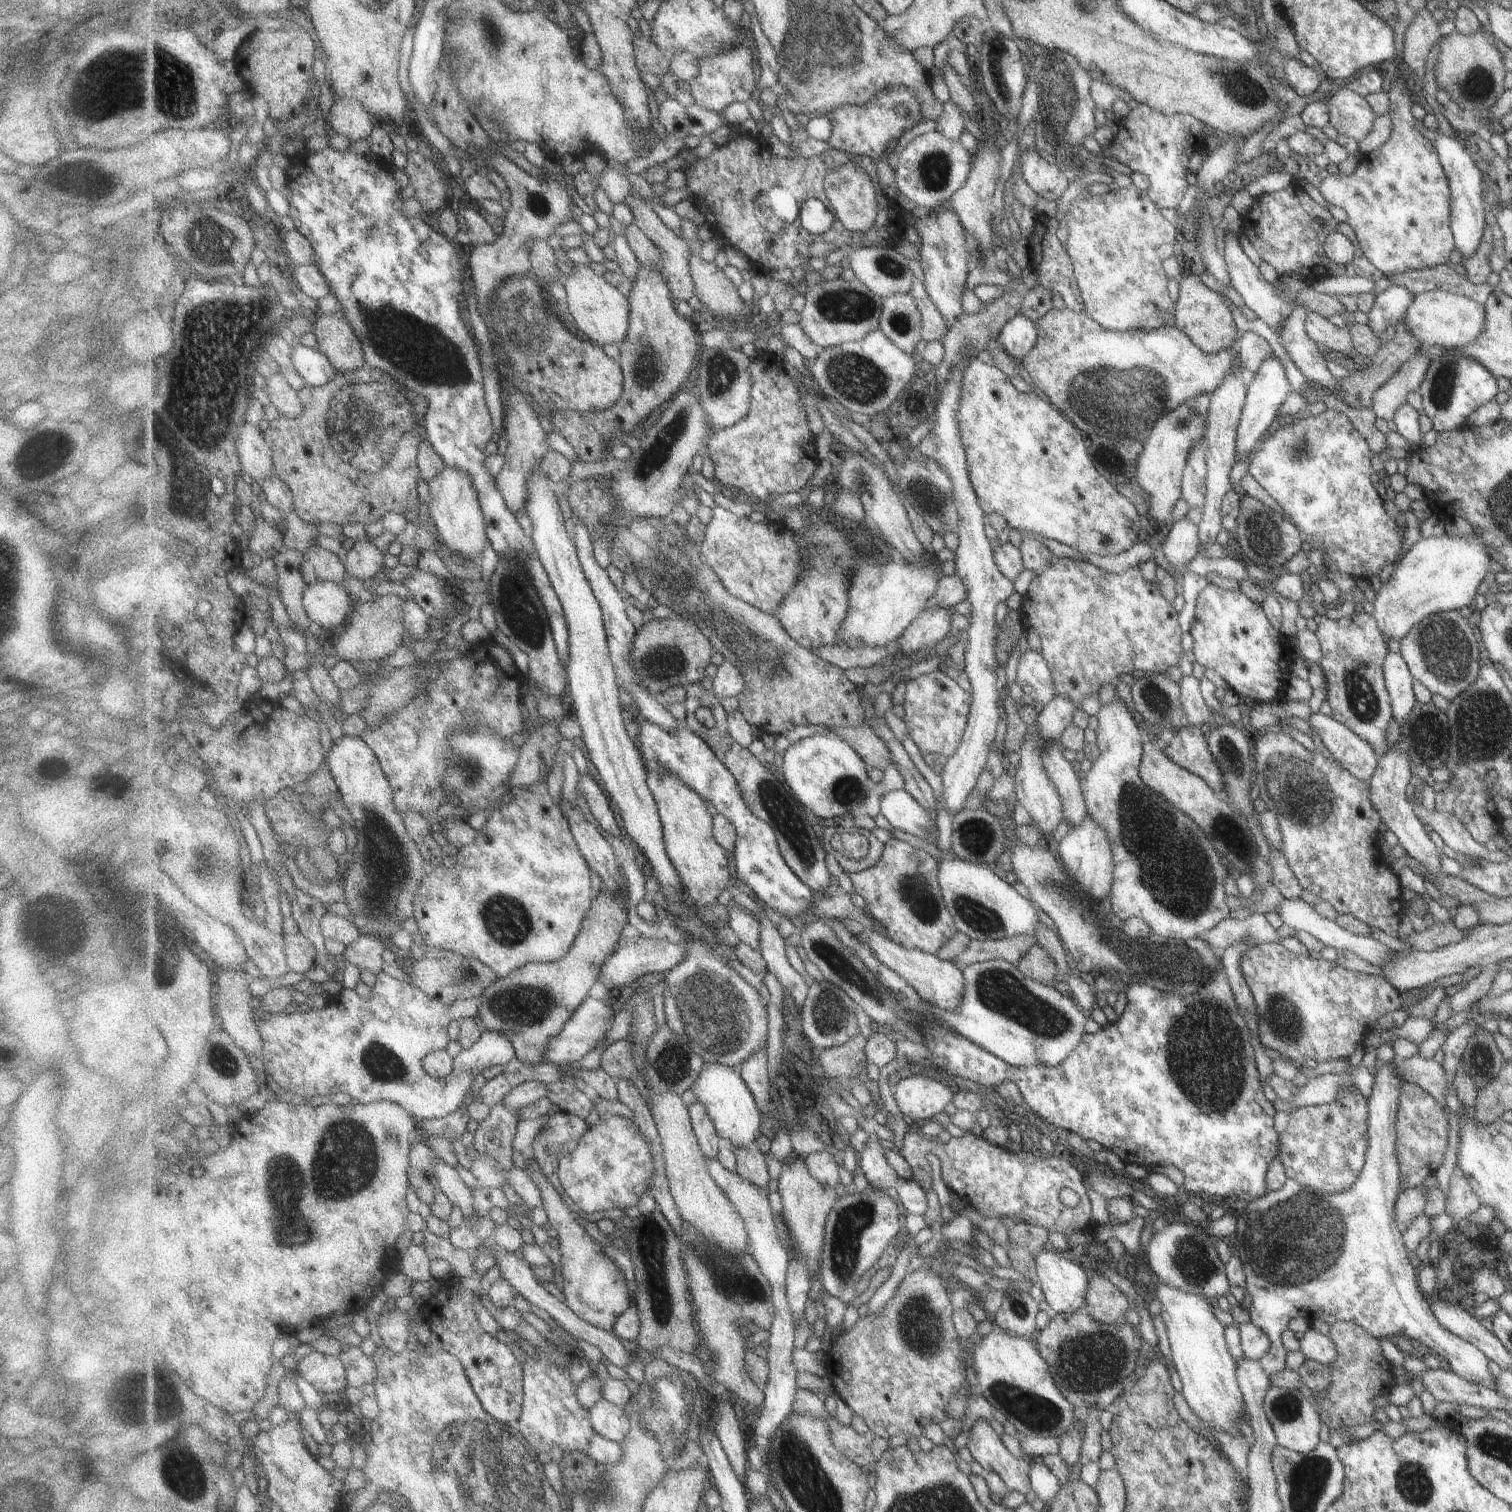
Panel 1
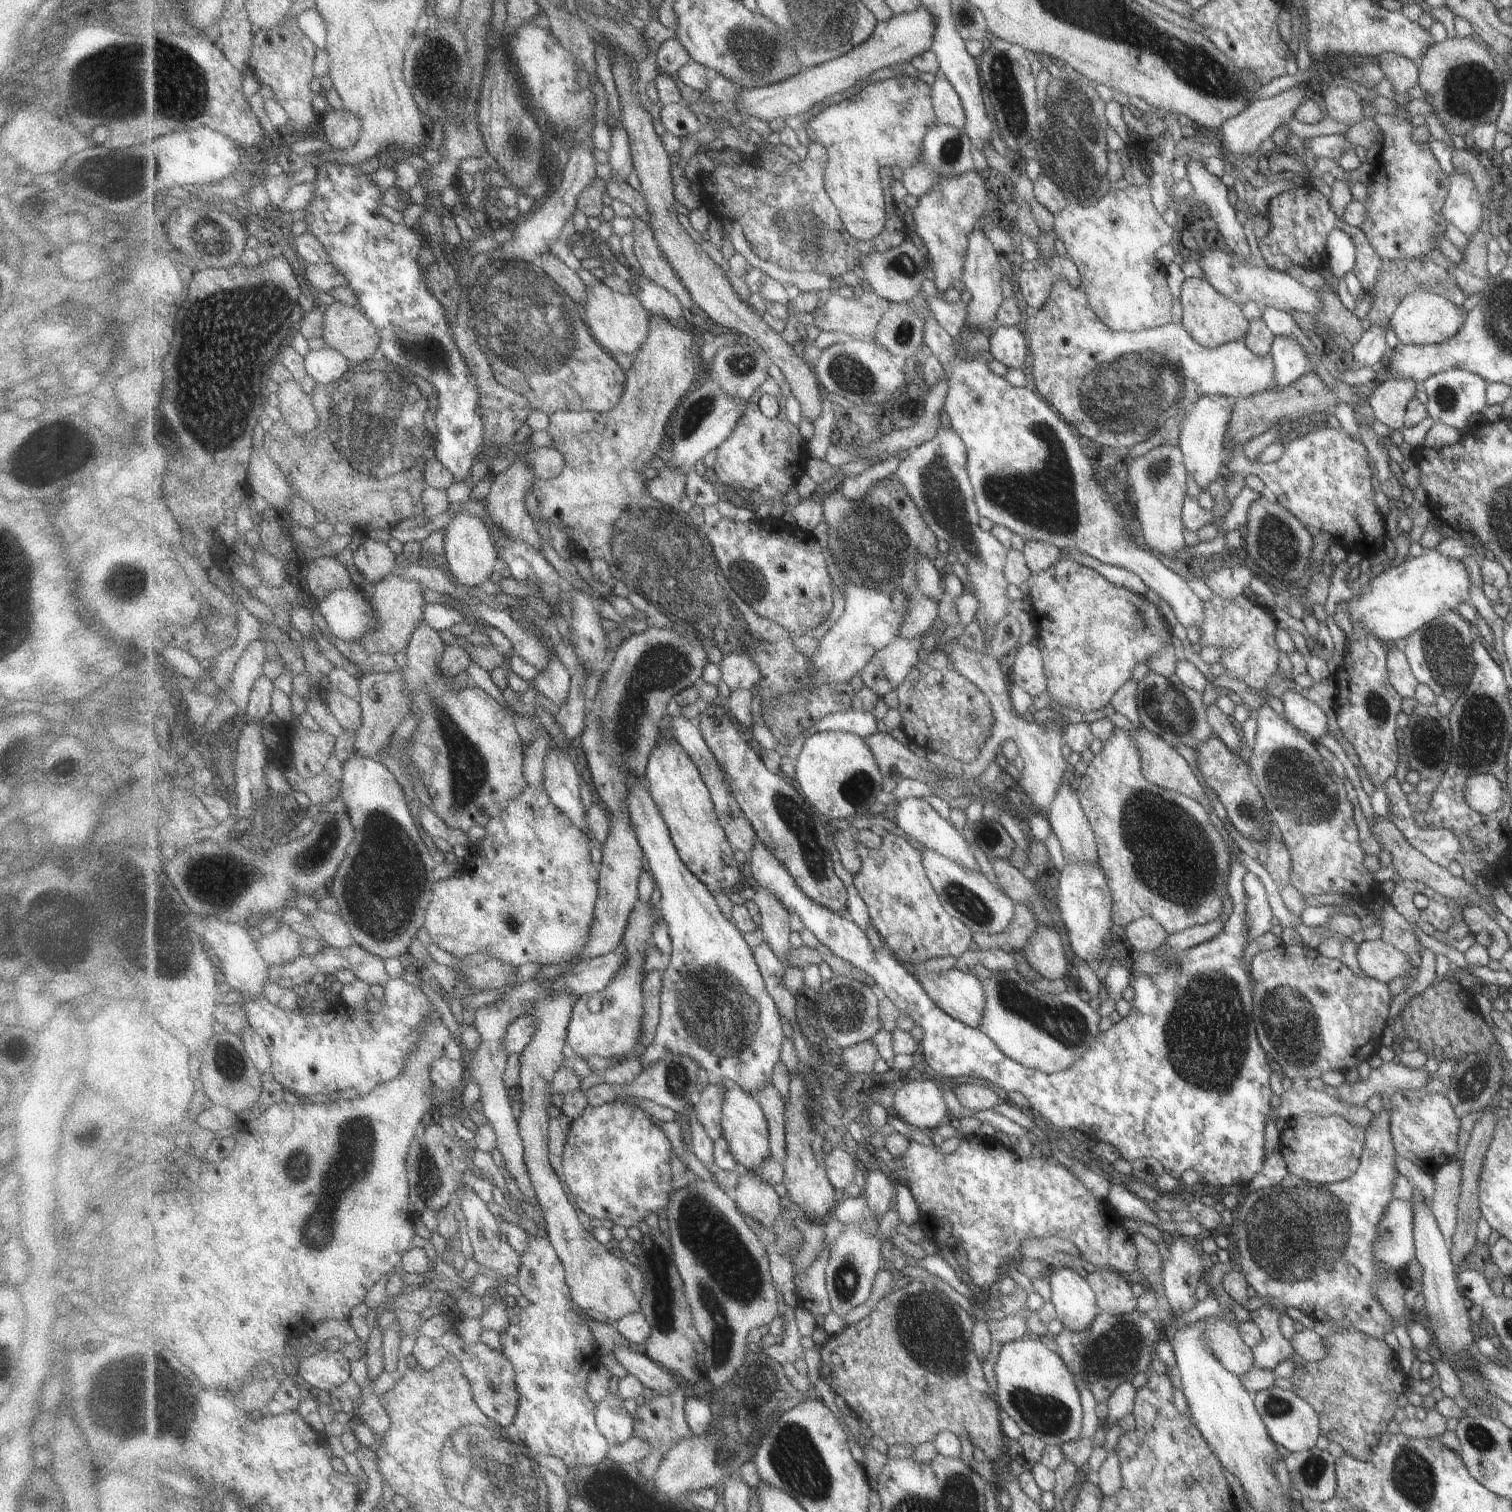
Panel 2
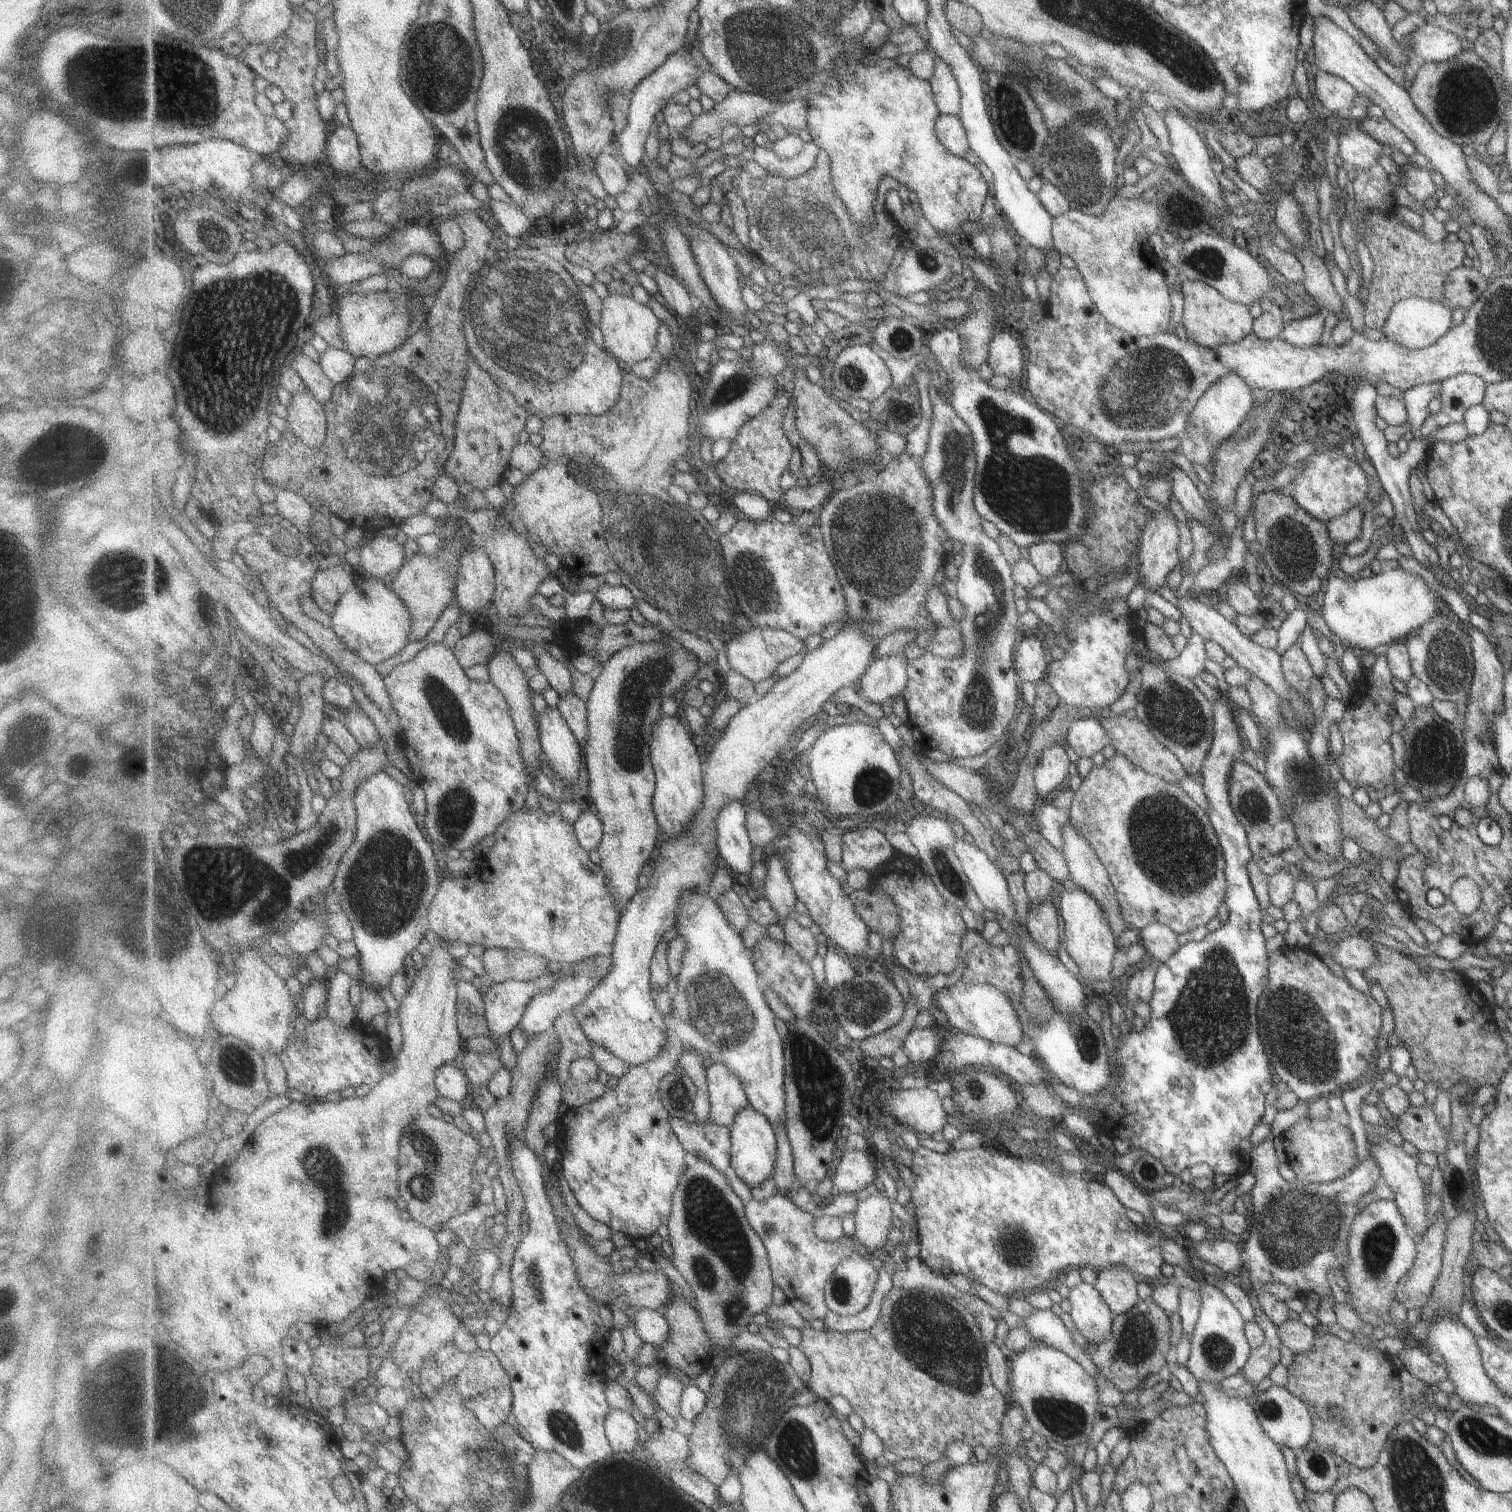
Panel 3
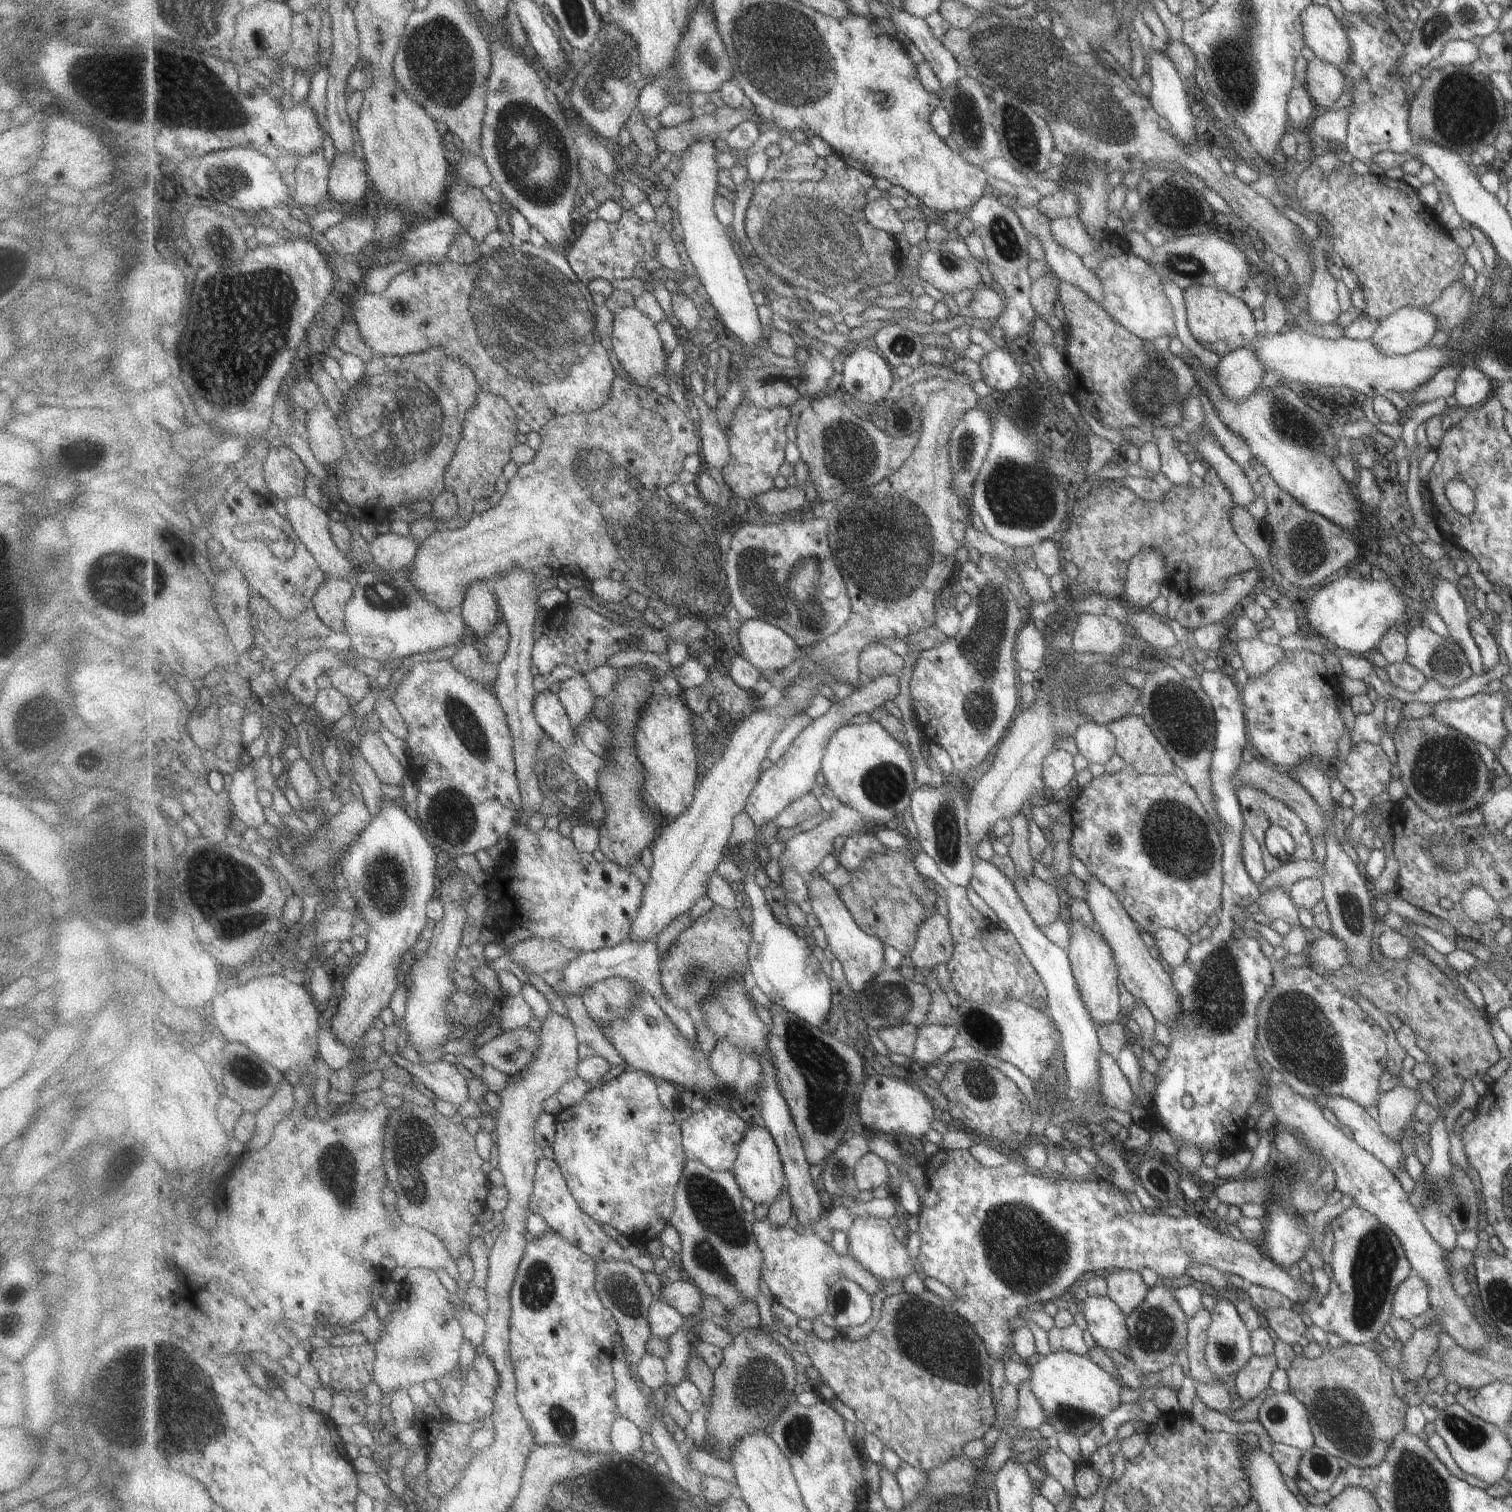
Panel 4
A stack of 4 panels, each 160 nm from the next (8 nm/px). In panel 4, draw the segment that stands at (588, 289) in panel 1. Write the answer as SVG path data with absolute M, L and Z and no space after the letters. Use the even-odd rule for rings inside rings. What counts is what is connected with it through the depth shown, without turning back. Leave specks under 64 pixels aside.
M634 306L622 308L614 316L612 332L613 353L623 365L627 376L633 379L639 387L649 387L649 382L655 375L665 372L667 368L667 353L664 342L656 325L649 316L641 313Z

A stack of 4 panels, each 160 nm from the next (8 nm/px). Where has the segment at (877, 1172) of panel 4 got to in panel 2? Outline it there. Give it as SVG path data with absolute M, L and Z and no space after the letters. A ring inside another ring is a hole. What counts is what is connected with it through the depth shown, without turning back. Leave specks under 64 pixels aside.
M836 1147L825 1158L831 1184L837 1190L840 1188L845 1191L845 1188L855 1180L855 1174L858 1173L858 1160L855 1155L845 1147Z

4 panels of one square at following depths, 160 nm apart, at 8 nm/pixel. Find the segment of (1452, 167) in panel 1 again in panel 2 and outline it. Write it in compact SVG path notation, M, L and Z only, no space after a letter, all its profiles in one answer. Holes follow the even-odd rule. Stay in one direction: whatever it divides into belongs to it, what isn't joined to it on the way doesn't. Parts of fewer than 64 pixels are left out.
M1454 165L1452 171L1448 176L1448 193L1440 211L1447 223L1470 238L1478 229L1488 202L1479 198L1467 175L1455 169Z

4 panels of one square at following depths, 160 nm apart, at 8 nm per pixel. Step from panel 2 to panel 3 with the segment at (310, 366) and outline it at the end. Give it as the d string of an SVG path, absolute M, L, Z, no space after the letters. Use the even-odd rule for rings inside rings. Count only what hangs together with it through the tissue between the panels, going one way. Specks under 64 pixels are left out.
M329 346L319 356L319 364L324 373L339 387L343 381L351 378L358 370L360 360L349 349L337 349Z

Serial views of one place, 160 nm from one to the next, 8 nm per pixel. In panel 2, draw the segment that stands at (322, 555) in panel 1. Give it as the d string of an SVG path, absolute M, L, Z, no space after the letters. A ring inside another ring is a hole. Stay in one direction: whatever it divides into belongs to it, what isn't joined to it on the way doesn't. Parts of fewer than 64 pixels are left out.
M314 556L307 567L306 581L310 593L317 600L337 589L354 588L347 567L337 557Z

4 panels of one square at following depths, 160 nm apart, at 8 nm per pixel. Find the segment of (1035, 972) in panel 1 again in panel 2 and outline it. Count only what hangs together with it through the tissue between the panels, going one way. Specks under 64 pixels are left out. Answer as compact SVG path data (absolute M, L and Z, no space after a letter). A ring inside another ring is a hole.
M1039 923L1024 948L1026 959L1039 974L1048 979L1067 977L1067 961L1059 935L1046 924Z

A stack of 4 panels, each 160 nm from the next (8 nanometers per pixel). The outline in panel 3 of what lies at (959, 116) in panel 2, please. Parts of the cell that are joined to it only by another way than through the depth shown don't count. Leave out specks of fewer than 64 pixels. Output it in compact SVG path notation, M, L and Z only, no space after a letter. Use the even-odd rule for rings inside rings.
M935 56L936 63L933 76L930 78L934 97L941 114L958 114L961 104L961 91L951 67L941 58Z

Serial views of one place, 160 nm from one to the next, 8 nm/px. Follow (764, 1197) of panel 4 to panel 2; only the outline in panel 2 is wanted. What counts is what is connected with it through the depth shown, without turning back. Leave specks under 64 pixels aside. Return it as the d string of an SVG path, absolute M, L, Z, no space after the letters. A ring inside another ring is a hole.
M741 1086L727 1088L722 1120L723 1134L730 1142L731 1152L737 1159L741 1170L760 1172L764 1163L771 1157L770 1126L759 1100L754 1094L743 1090Z

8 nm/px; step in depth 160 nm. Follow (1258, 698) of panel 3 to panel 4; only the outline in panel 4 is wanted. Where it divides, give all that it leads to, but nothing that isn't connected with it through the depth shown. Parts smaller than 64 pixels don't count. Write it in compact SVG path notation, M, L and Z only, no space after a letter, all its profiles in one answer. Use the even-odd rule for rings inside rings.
M1257 637L1249 640L1234 638L1234 650L1243 662L1248 677L1264 673L1282 657L1284 650L1279 645L1268 645Z

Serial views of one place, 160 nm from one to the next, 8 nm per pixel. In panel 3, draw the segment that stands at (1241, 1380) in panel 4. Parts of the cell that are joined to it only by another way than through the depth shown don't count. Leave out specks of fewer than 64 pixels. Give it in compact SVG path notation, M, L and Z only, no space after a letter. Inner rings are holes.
M1255 1312L1253 1321L1261 1328L1264 1341L1256 1349L1250 1349L1247 1360L1238 1373L1249 1384L1257 1385L1260 1380L1268 1376L1271 1369L1279 1362L1281 1344L1276 1326L1265 1318L1263 1312Z

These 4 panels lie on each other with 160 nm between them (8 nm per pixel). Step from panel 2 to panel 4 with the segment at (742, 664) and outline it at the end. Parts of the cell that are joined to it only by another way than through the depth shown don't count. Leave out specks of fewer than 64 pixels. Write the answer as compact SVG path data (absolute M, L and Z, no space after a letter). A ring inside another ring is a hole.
M747 619L738 632L744 657L763 674L789 666L799 656L800 646L782 628L761 619Z

